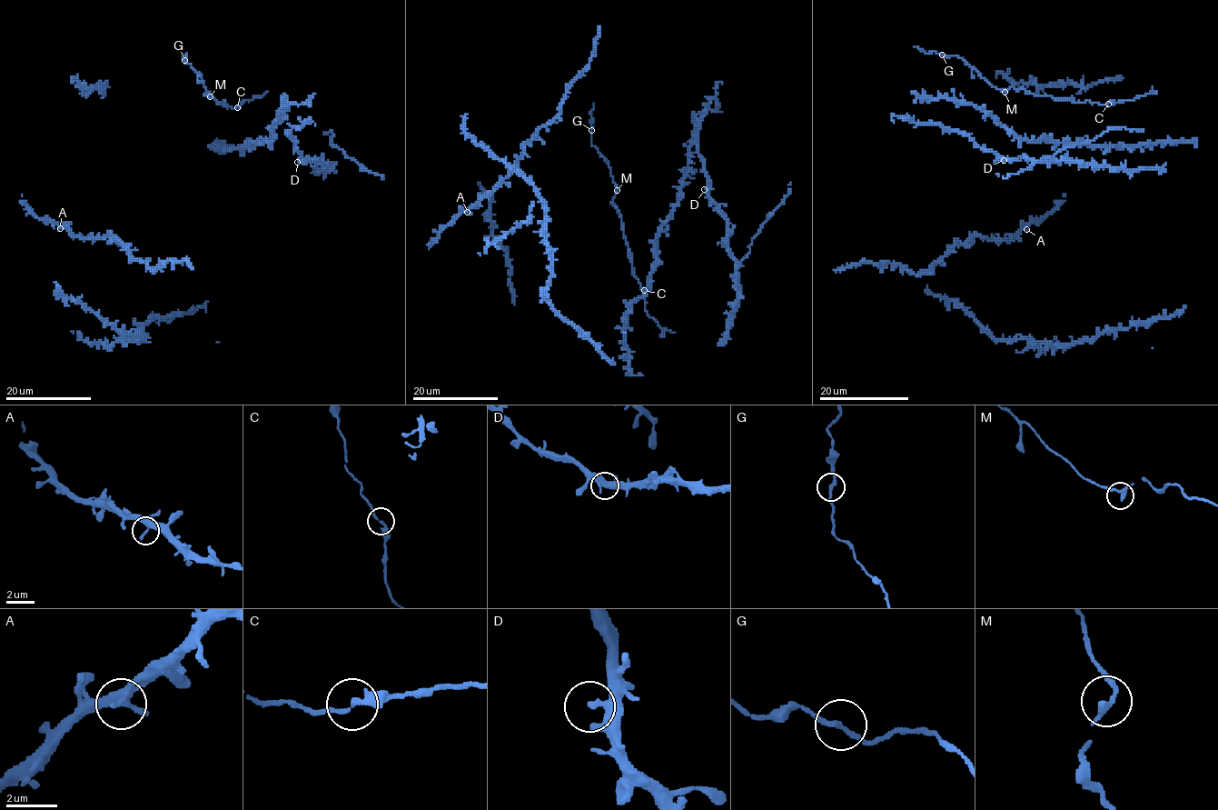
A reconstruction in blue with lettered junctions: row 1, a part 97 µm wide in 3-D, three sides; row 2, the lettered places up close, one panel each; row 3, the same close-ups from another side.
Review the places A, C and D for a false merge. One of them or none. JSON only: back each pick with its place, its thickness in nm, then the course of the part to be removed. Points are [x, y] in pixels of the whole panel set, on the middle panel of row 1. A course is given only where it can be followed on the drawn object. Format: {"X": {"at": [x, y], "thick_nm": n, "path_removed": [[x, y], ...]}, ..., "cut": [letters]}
{"cut": []}

